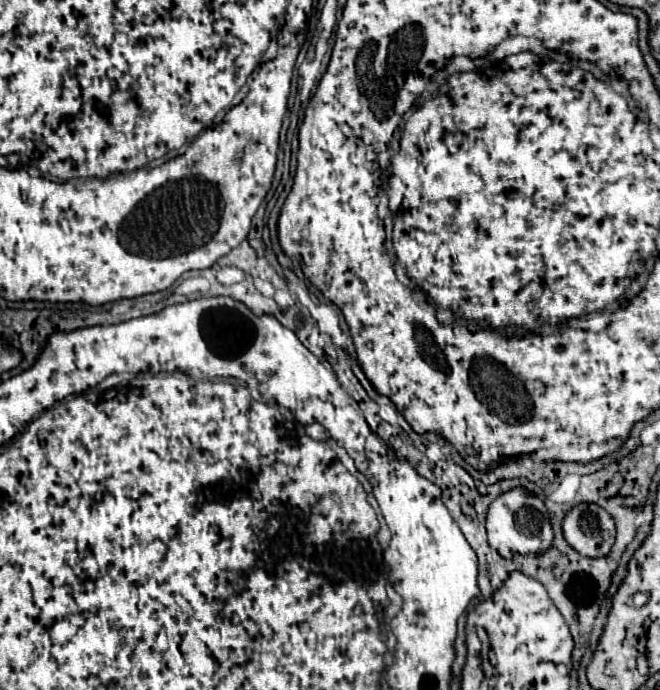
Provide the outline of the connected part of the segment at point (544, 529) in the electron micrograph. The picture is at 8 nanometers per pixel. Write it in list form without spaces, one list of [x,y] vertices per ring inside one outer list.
[[[524,488],[508,490],[490,504],[486,530],[488,530],[488,544],[502,558],[512,558],[514,554],[542,554],[550,550],[554,538],[544,502]]]

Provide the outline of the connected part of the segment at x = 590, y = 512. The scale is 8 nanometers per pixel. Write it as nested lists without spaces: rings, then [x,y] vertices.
[[[598,504],[574,506],[562,524],[566,542],[582,556],[606,556],[614,544],[616,528],[612,516]]]

